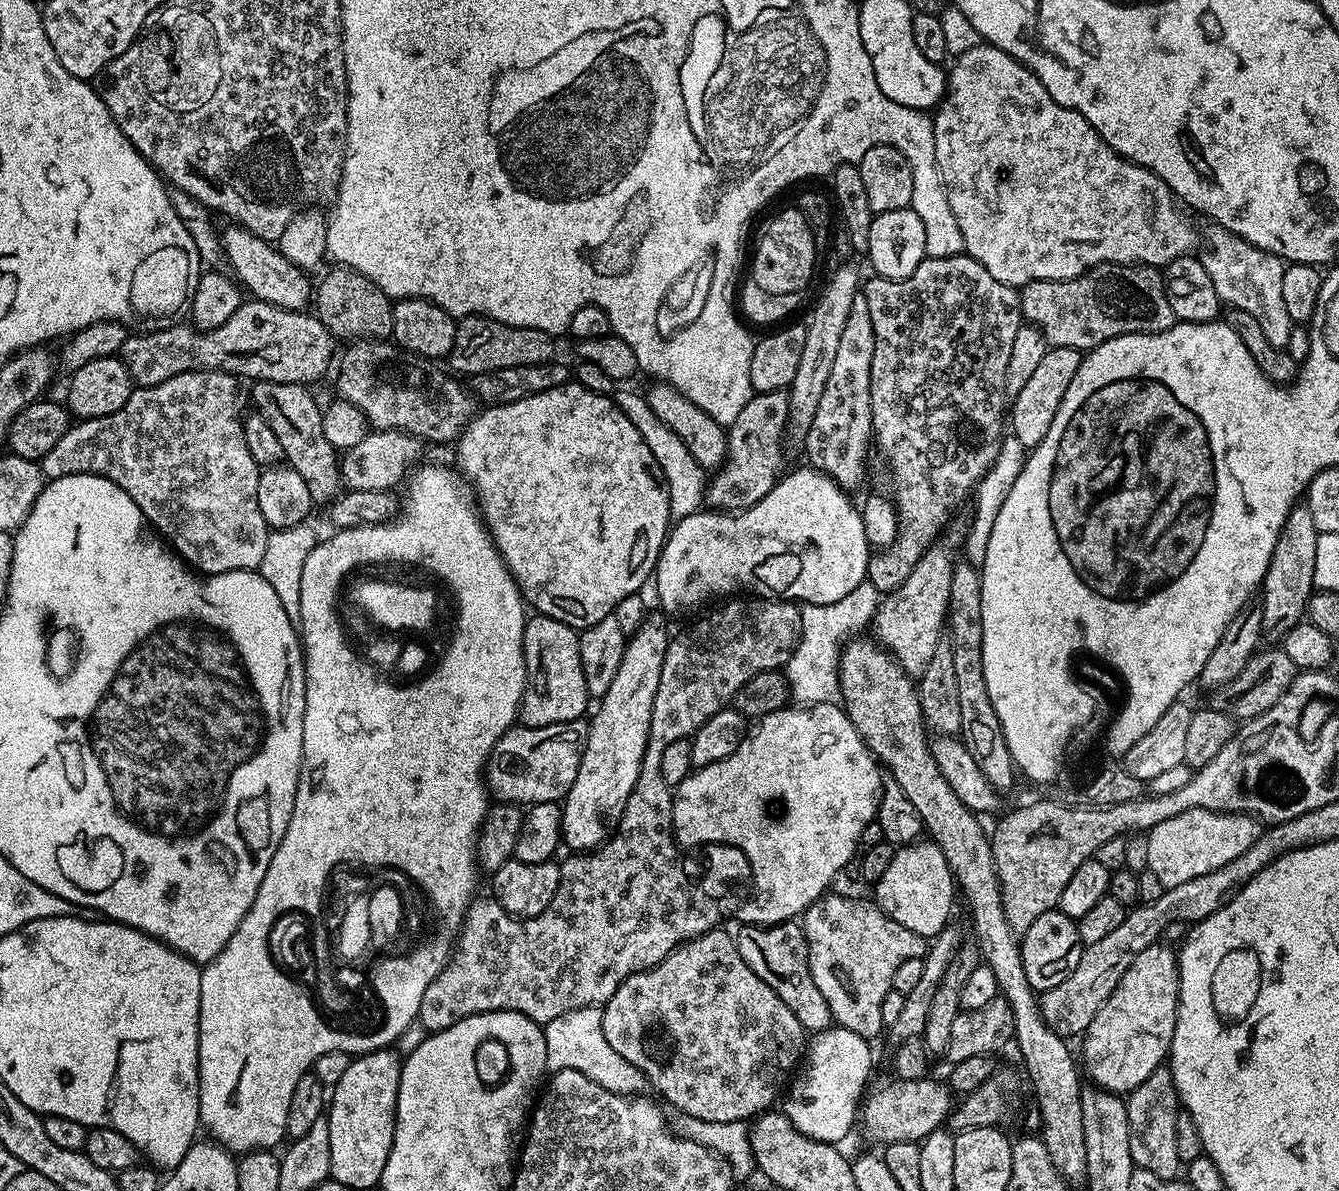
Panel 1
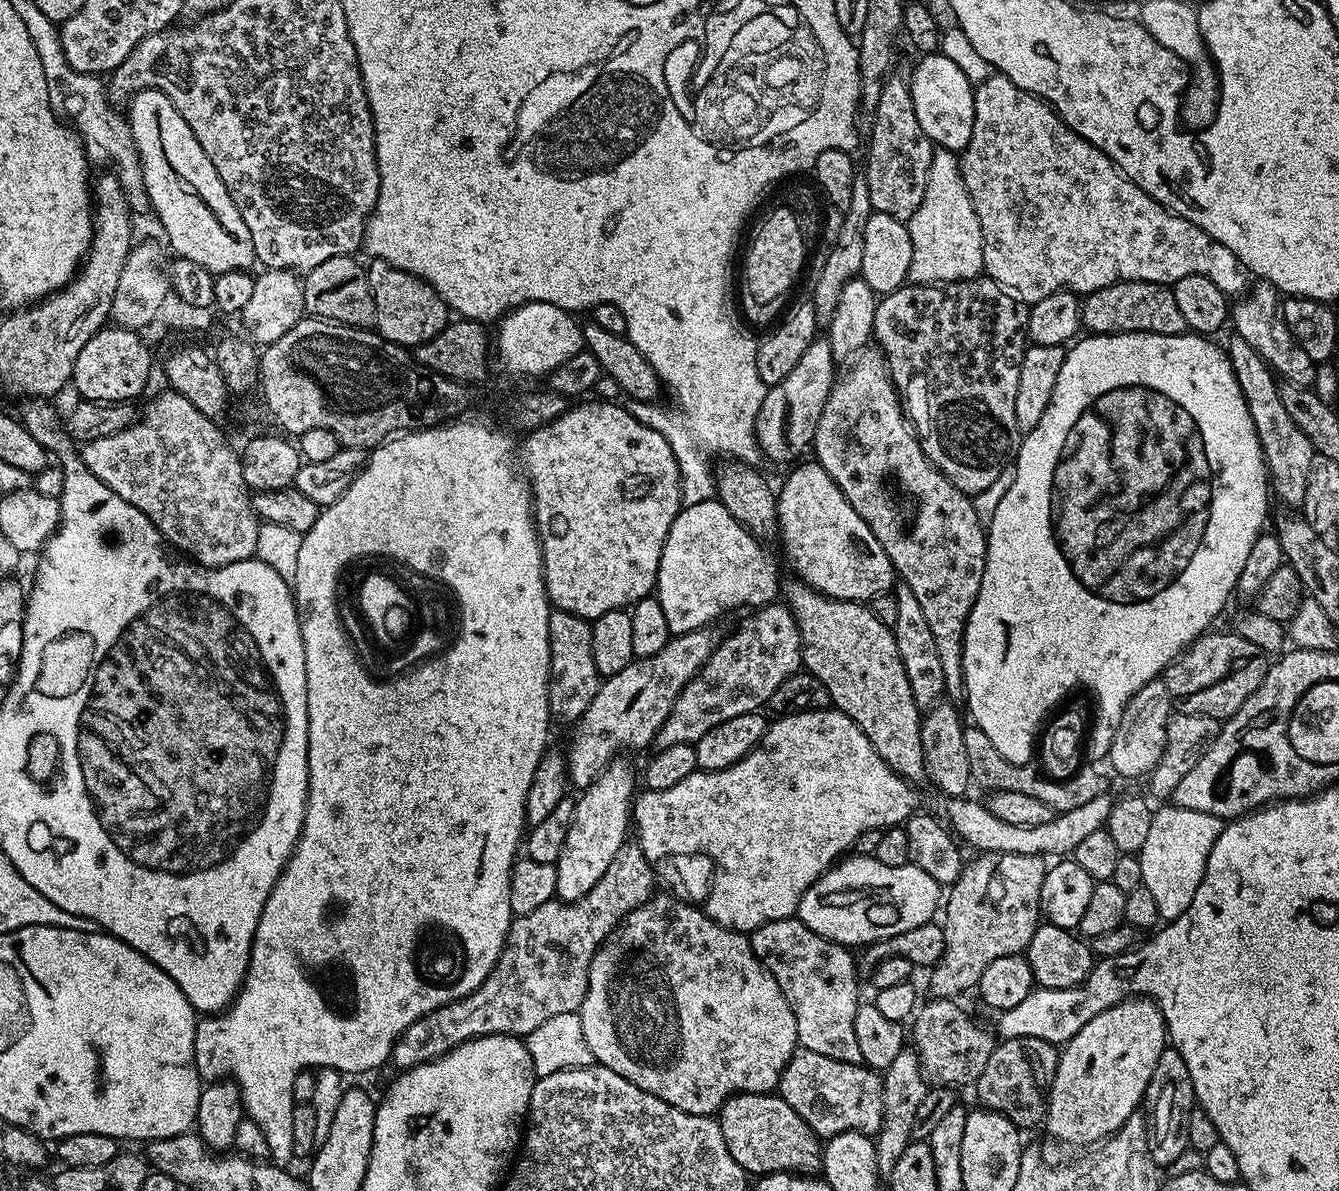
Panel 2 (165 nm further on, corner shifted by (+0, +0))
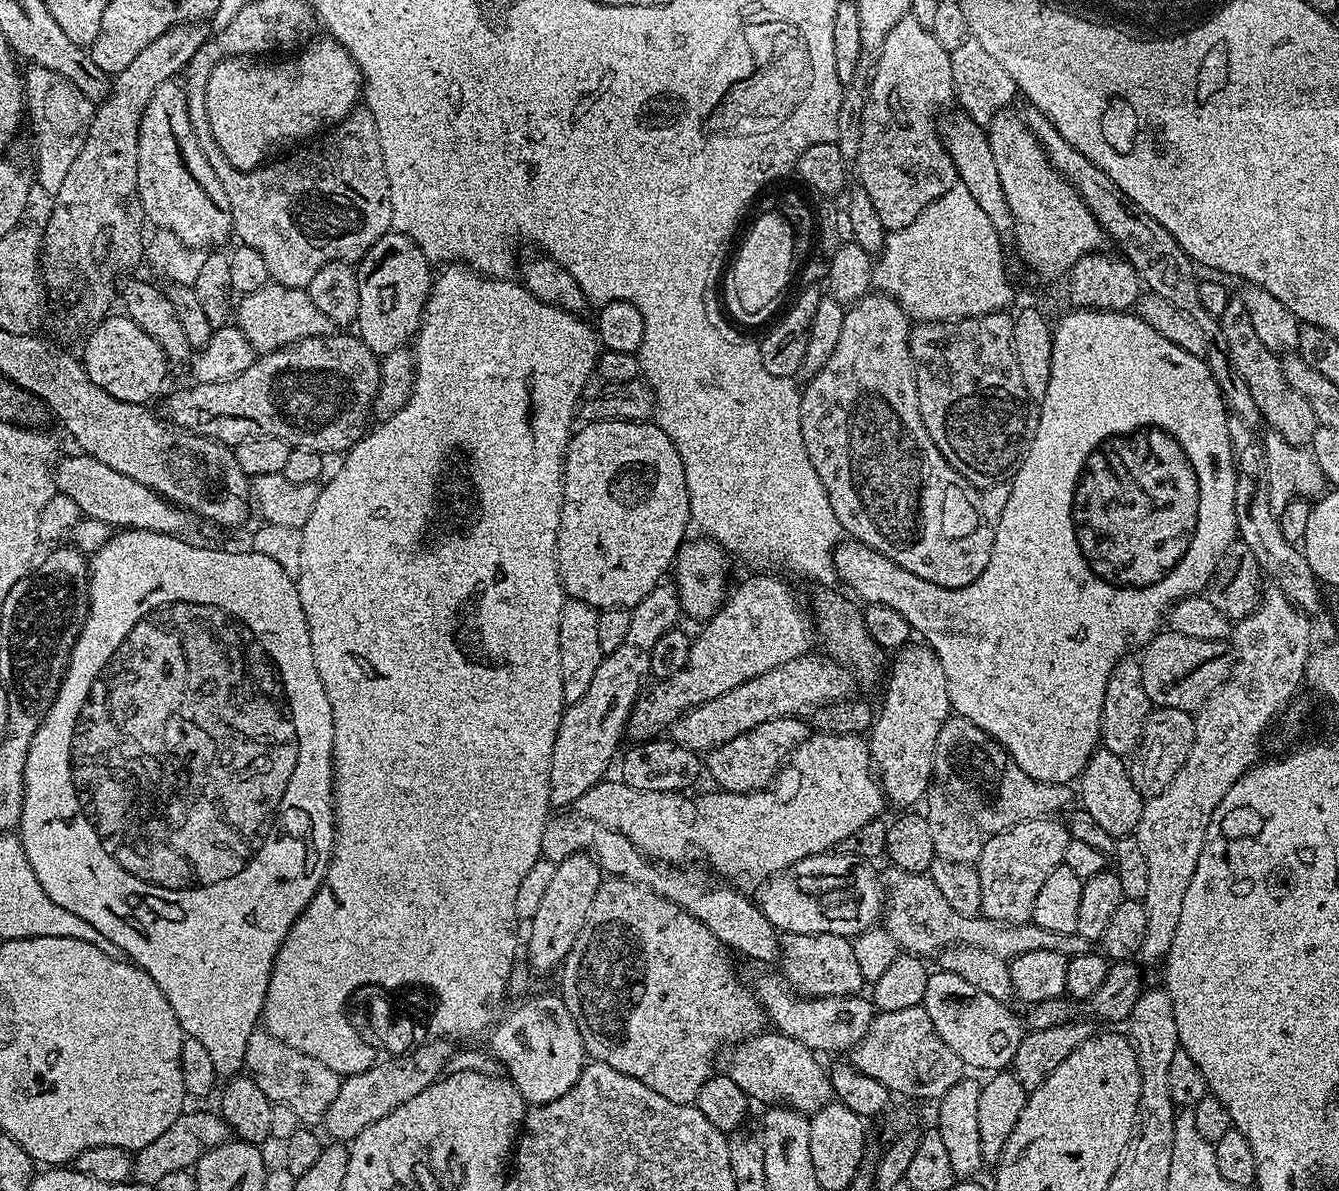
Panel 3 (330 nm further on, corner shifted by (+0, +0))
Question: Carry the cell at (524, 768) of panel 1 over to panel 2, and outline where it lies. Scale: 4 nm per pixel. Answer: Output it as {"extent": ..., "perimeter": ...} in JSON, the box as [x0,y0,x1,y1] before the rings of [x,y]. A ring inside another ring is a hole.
{"extent":[566,627,718,790],"perimeter":[[[711,627],[699,628],[681,636],[673,636],[650,658],[632,659],[626,670],[607,677],[601,683],[598,694],[586,714],[575,721],[572,741],[566,747],[568,761],[567,777],[571,787],[576,790],[589,788],[604,769],[621,755],[623,748],[644,748],[655,741],[662,722],[674,708],[678,694],[698,674],[700,667],[716,649],[718,636]]]}

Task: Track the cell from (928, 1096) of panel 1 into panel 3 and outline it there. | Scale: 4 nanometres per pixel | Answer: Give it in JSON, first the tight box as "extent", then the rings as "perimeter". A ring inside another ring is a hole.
{"extent":[726,1030,833,1114],"perimeter":[[[764,1030],[731,1045],[727,1052],[726,1074],[753,1101],[783,1102],[796,1112],[811,1114],[833,1099],[832,1081],[826,1068],[824,1072],[816,1061],[817,1053],[794,1038]]]}

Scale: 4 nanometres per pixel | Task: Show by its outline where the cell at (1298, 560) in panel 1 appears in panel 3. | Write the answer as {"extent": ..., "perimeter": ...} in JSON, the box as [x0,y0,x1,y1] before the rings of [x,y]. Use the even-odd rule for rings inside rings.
{"extent":[1218,299,1318,446],"perimeter":[[[1228,299],[1226,310],[1222,310],[1218,319],[1223,337],[1226,338],[1231,368],[1246,382],[1247,389],[1250,390],[1251,397],[1254,398],[1255,405],[1260,411],[1261,421],[1265,425],[1268,423],[1267,427],[1271,431],[1282,434],[1286,442],[1301,446],[1311,445],[1318,427],[1314,410],[1310,410],[1306,398],[1302,398],[1302,394],[1298,394],[1298,390],[1294,390],[1294,386],[1286,382],[1286,374],[1282,374],[1280,356],[1258,338],[1243,299]]]}

